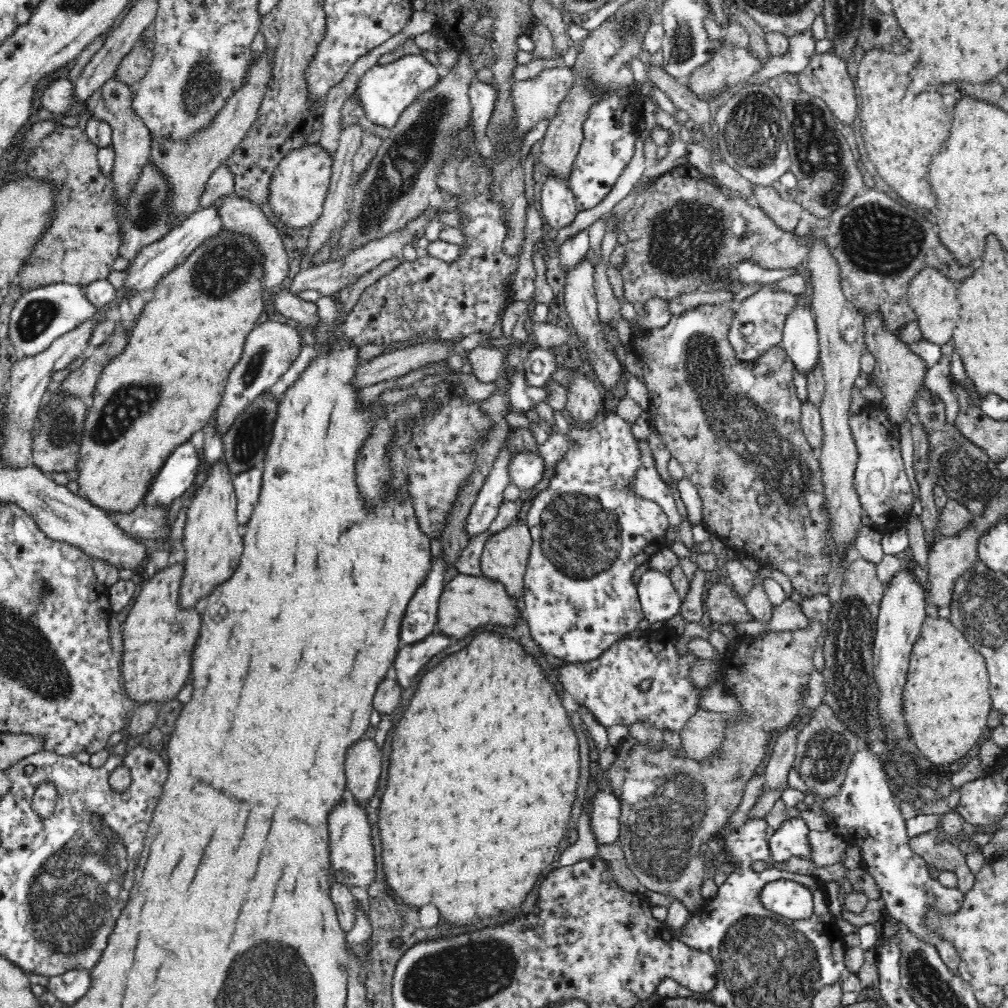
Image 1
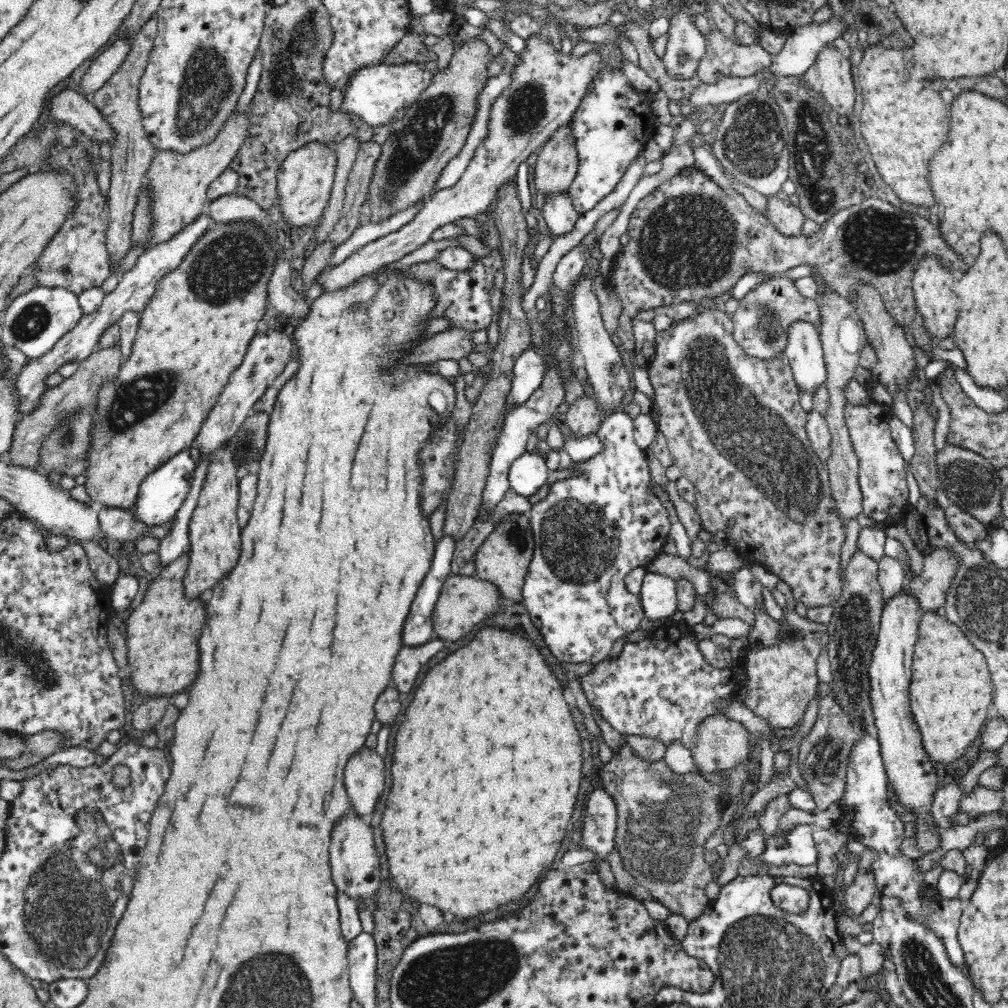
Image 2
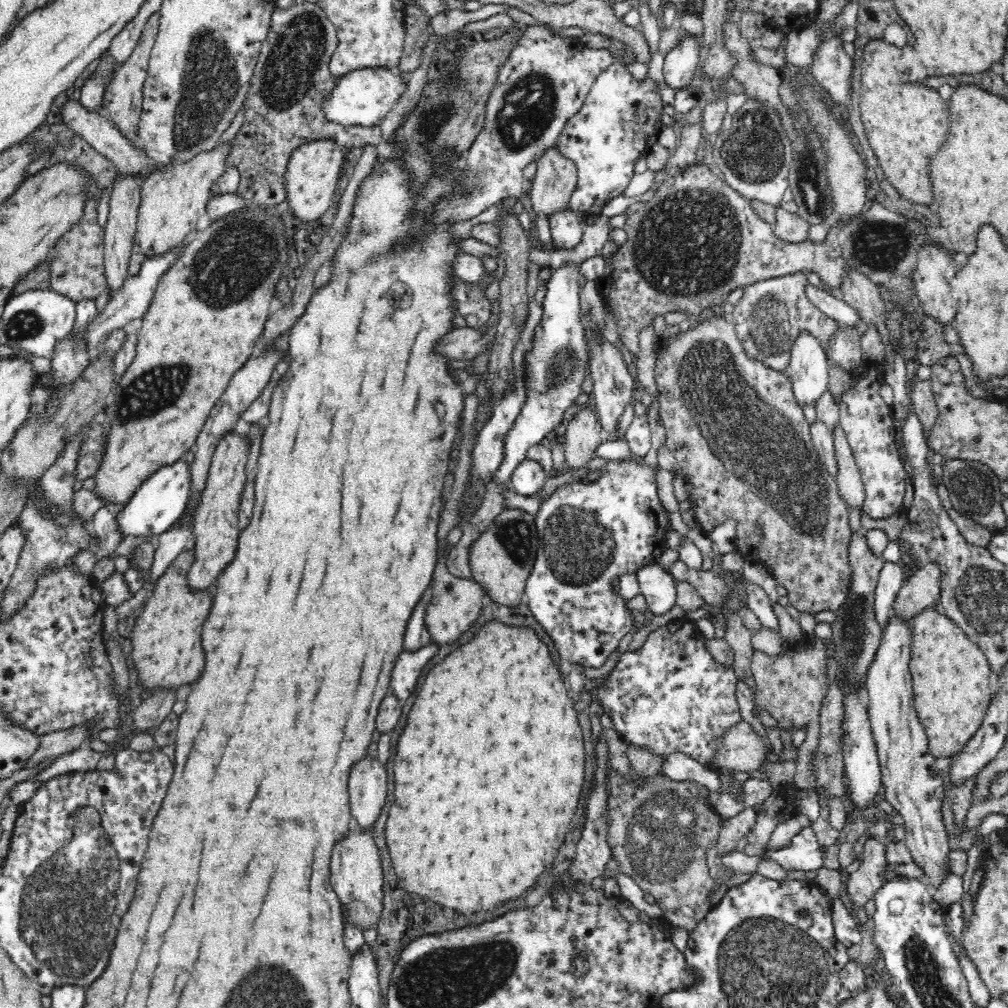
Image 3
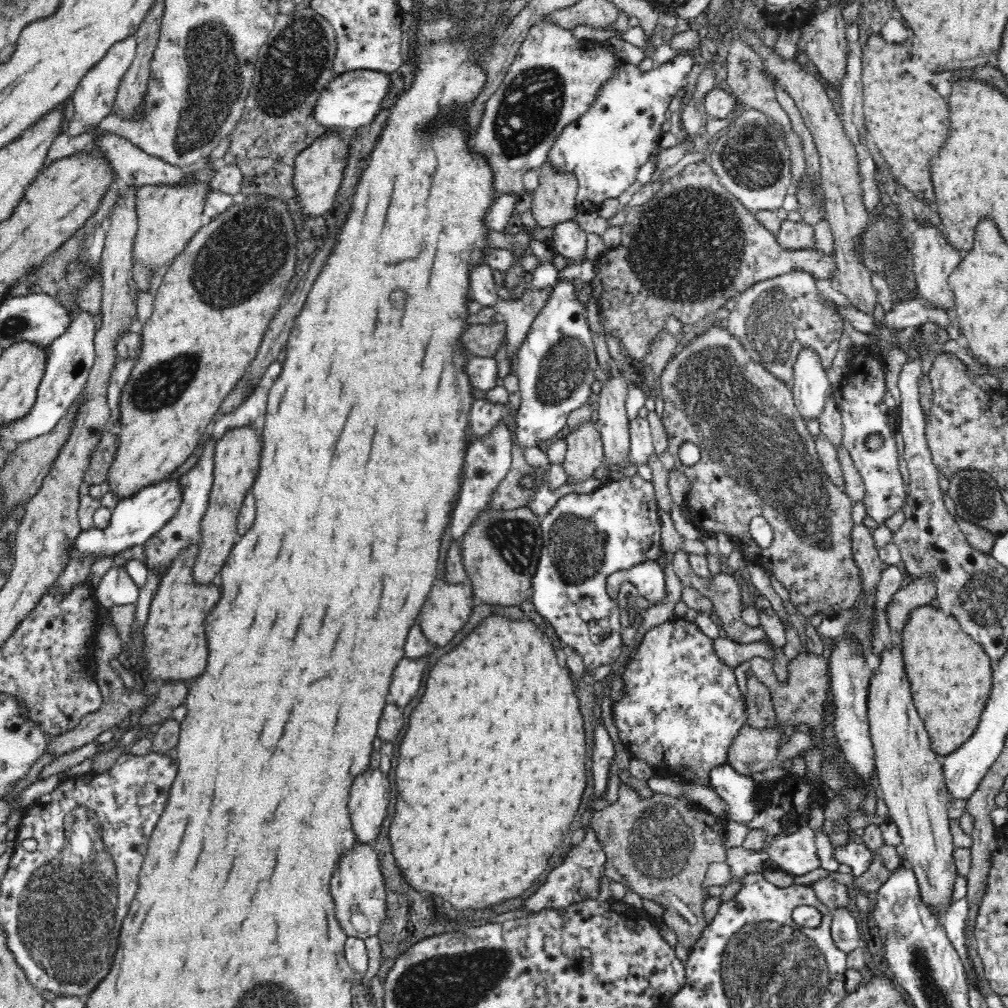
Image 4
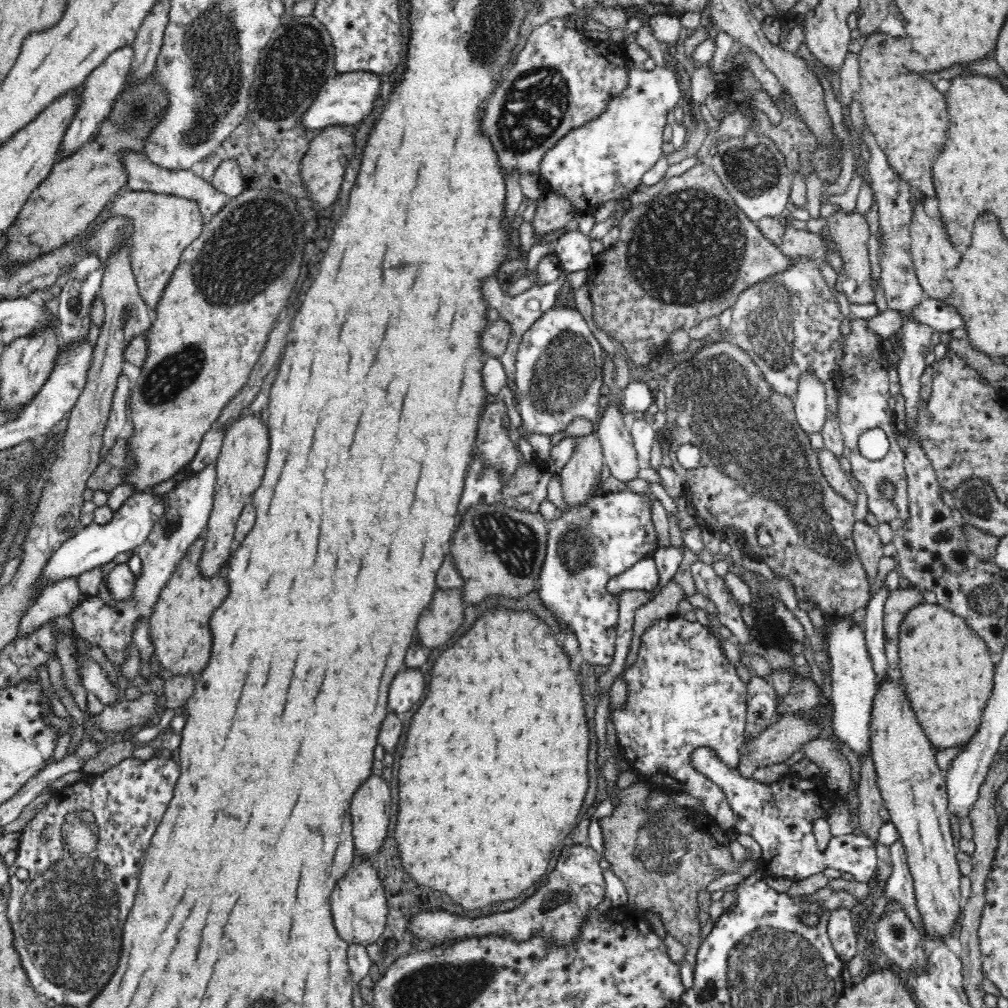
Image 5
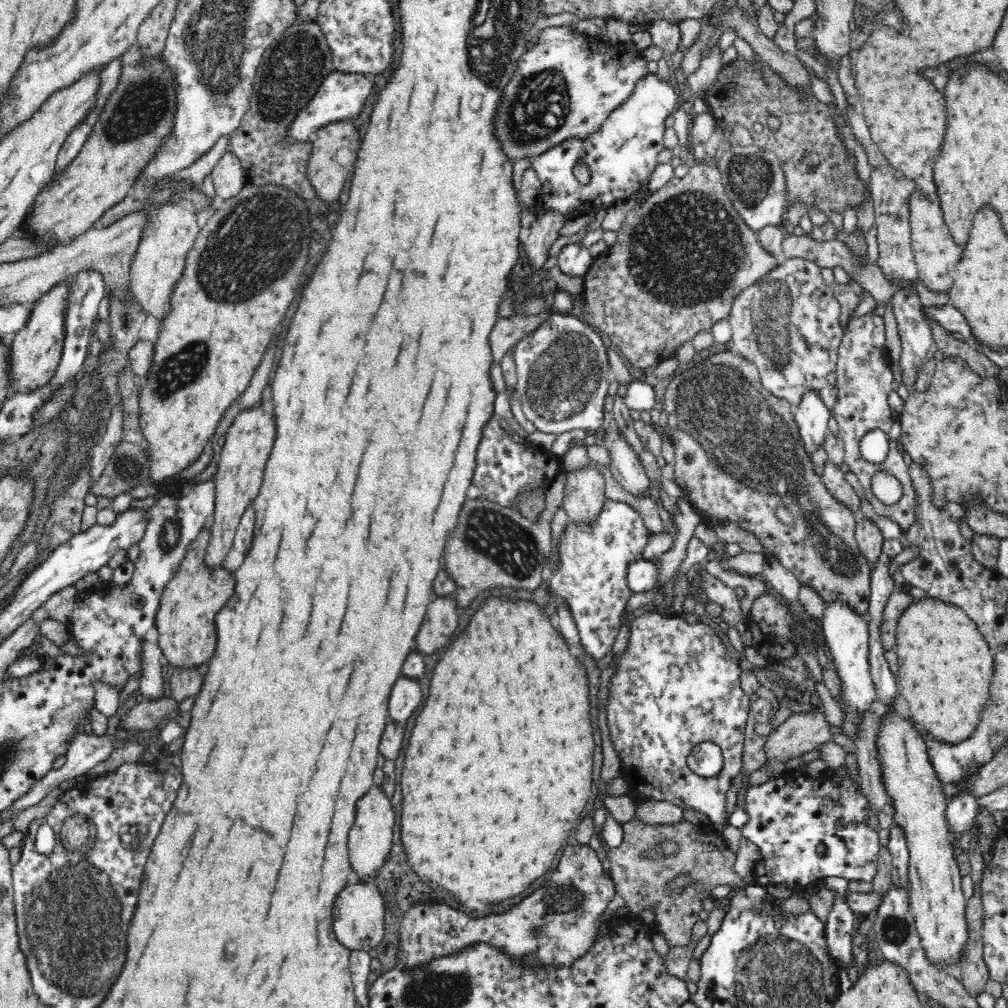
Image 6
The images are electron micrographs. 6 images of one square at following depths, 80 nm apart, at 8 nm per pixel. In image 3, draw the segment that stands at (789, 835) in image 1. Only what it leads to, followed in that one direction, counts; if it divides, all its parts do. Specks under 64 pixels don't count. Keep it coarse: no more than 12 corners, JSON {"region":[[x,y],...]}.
{"region":[[811,826],[770,852],[786,870],[818,870],[823,860]]}

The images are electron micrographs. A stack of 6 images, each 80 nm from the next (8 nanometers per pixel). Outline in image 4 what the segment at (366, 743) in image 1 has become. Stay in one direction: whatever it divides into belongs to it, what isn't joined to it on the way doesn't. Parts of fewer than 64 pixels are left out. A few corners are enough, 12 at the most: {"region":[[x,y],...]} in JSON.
{"region":[[380,770],[350,789],[356,842],[375,843],[390,804]]}

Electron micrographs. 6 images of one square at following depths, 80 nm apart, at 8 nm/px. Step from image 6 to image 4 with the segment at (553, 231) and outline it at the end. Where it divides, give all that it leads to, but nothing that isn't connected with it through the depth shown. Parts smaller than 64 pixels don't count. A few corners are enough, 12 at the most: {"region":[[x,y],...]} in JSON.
{"region":[[544,163],[532,213],[538,227],[574,220],[578,183]]}

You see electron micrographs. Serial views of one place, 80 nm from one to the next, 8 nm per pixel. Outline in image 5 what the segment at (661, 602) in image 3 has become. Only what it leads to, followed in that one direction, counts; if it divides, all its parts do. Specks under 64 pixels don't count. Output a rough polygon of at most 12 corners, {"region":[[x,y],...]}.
{"region":[[651,557],[612,579],[612,594],[654,590],[658,571]]}

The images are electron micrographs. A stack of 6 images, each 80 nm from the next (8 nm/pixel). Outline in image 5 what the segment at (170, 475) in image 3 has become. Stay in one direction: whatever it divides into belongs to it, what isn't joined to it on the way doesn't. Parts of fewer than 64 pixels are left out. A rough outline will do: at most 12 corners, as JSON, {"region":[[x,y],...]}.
{"region":[[149,489],[108,524],[80,529],[48,558],[35,602],[54,583],[102,567],[148,538],[165,497]]}

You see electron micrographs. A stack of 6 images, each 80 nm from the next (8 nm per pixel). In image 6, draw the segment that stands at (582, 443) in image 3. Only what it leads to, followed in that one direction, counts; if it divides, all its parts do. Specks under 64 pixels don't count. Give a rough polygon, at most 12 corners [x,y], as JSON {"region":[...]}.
{"region":[[565,474],[562,507],[578,527],[594,525],[605,503],[602,474]]}

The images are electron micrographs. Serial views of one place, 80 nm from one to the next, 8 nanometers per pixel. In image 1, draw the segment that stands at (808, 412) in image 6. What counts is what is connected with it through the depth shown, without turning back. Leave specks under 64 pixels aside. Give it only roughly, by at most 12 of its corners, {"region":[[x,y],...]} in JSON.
{"region":[[806,307],[786,317],[781,347],[805,378],[820,365],[817,324]]}

